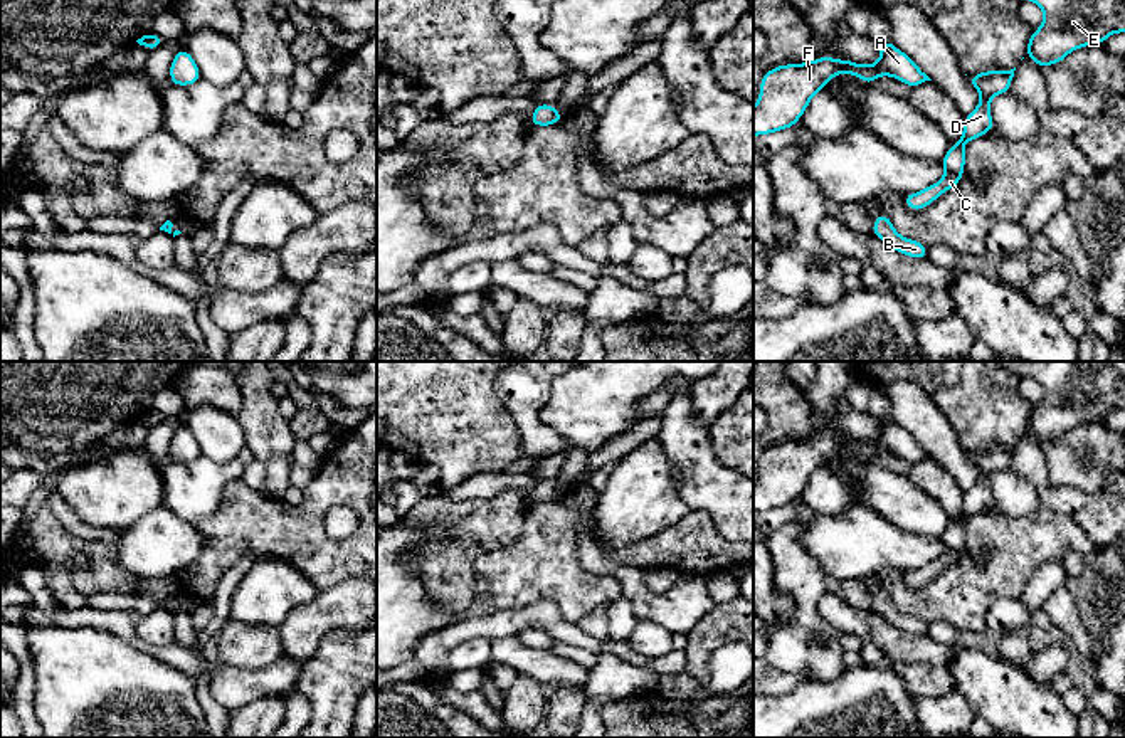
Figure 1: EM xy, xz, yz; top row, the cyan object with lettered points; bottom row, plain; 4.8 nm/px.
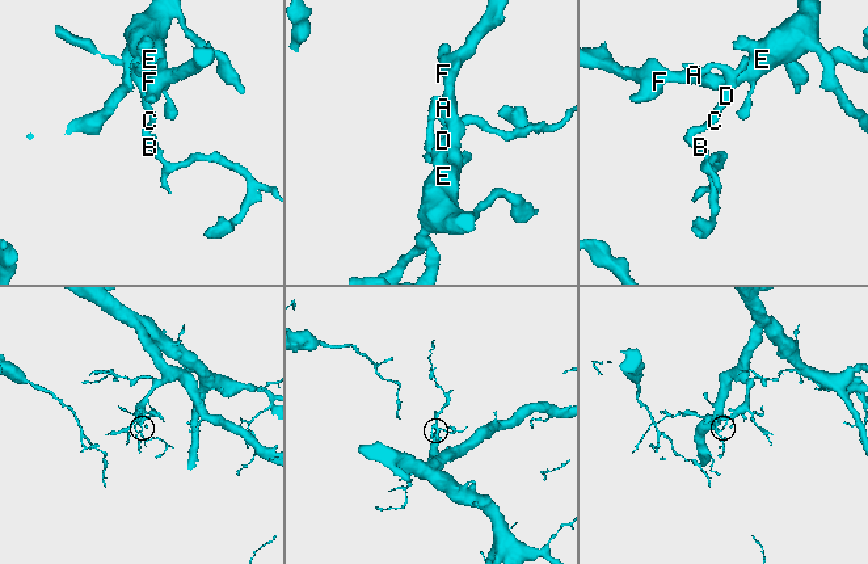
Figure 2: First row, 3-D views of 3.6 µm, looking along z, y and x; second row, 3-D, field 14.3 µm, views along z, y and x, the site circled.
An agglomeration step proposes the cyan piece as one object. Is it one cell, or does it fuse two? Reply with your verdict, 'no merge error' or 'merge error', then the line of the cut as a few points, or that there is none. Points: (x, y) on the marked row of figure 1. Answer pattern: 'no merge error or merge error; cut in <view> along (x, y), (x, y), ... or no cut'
no merge error; no cut

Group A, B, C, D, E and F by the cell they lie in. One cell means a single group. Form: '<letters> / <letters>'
A B C D E F

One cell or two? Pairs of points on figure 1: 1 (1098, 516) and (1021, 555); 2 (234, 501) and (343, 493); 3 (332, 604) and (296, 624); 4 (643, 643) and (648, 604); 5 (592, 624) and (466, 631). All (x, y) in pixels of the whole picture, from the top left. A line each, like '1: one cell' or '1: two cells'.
1: two cells
2: one cell
3: one cell
4: two cells
5: two cells

